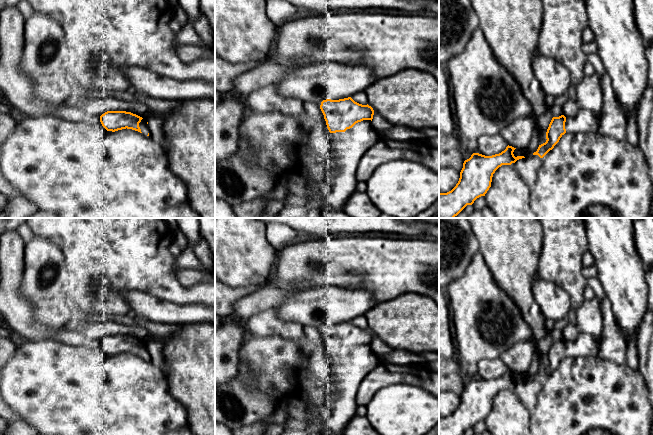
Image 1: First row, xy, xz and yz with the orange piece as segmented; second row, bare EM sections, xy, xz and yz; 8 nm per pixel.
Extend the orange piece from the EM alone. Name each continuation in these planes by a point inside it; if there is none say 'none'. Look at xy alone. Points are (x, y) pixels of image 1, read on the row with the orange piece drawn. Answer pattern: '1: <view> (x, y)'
1: xy (143, 125)

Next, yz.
1: yz (585, 121)

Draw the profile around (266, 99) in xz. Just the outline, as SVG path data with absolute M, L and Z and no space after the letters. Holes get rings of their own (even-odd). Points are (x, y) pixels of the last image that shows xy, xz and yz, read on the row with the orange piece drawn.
M268 84L253 91L245 100L246 110L253 113L279 112L286 116L301 117L301 100L279 94L275 84Z

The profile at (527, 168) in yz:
M532 155L517 160L514 163L514 167L524 182L531 188L537 179L541 164L542 158L538 155Z

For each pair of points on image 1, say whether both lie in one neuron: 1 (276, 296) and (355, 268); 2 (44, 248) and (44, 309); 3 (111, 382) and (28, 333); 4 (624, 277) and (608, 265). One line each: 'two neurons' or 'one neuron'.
1: two neurons
2: one neuron
3: two neurons
4: one neuron

